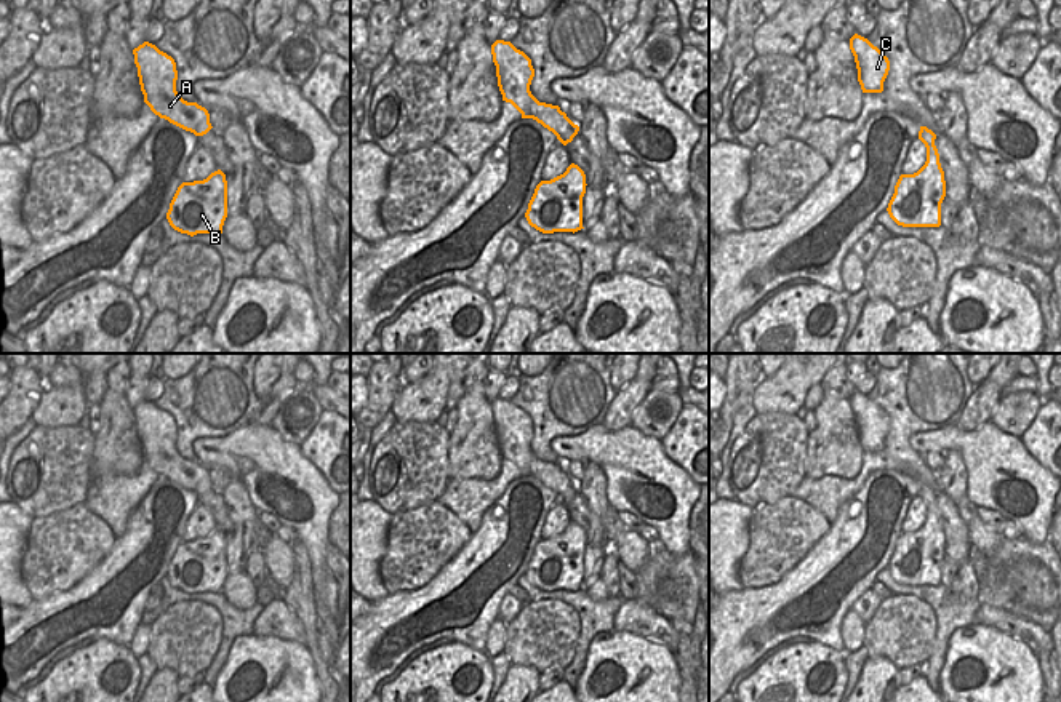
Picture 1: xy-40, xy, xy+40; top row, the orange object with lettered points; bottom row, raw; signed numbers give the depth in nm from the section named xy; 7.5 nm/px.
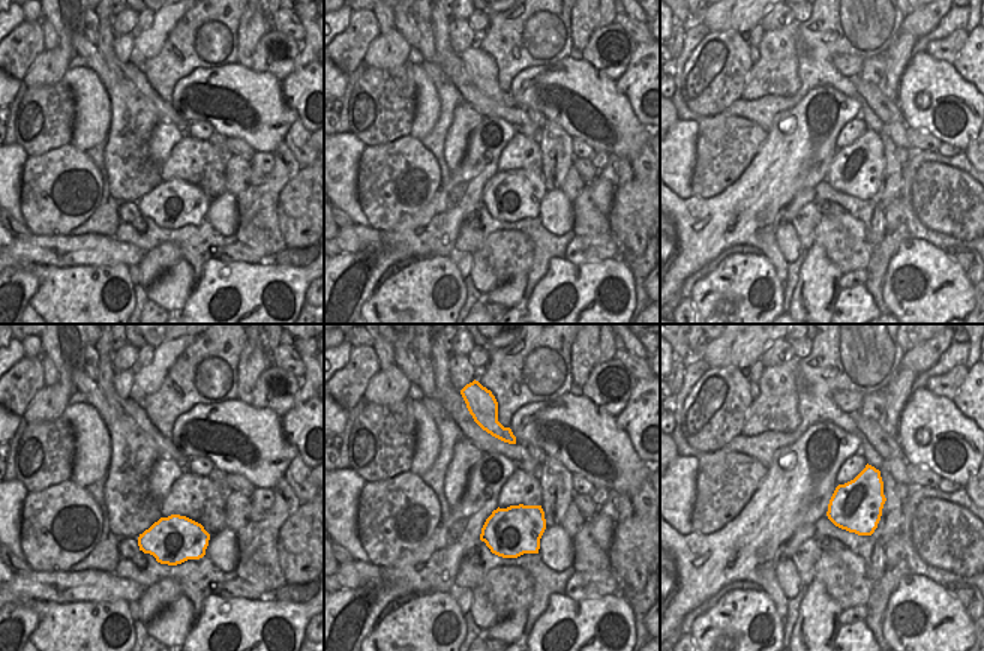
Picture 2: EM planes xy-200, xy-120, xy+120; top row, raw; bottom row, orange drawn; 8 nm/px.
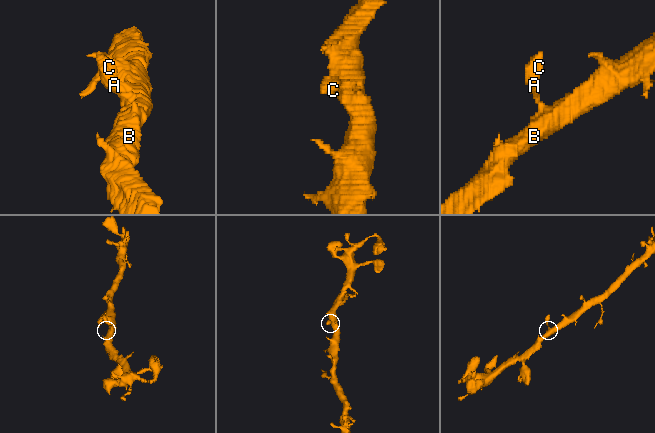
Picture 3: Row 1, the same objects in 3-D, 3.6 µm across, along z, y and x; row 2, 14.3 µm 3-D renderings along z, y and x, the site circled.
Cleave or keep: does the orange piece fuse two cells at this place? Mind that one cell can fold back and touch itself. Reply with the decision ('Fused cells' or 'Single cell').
Single cell.

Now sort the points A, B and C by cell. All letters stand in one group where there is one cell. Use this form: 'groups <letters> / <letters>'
groups A B C

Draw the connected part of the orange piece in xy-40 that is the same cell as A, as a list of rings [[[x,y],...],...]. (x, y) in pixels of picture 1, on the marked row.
[[[149,42],[134,48],[133,54],[144,102],[150,110],[195,136],[206,134],[213,128],[210,114],[205,107],[187,102],[178,94],[174,59]]]

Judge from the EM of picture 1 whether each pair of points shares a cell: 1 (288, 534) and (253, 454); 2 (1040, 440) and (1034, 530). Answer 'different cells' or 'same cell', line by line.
1: different cells
2: different cells

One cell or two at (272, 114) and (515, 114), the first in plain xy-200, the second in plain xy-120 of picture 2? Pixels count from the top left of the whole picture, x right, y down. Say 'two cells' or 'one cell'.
two cells

